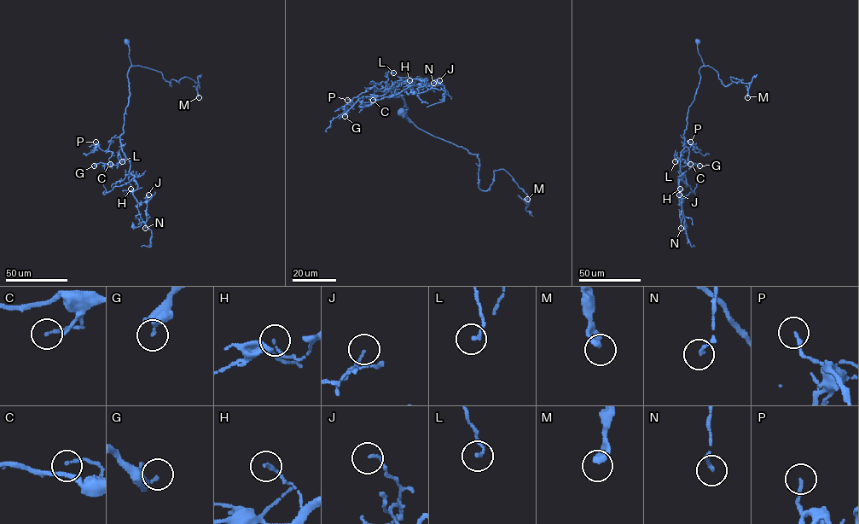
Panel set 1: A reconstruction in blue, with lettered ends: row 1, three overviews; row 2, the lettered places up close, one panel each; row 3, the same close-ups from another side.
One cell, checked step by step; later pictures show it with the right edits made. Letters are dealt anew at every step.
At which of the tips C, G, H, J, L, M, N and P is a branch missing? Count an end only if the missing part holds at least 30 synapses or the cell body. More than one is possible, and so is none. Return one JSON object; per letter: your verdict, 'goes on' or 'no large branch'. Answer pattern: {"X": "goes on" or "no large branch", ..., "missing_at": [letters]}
{"C": "no large branch", "G": "no large branch", "H": "no large branch", "J": "no large branch", "L": "no large branch", "M": "no large branch", "N": "no large branch", "P": "no large branch", "missing_at": []}

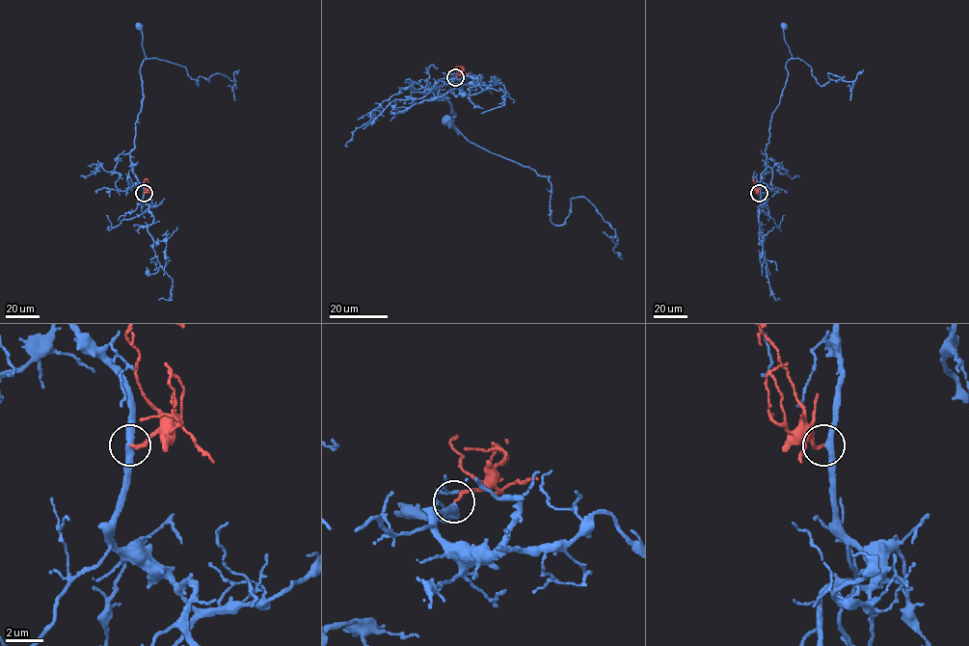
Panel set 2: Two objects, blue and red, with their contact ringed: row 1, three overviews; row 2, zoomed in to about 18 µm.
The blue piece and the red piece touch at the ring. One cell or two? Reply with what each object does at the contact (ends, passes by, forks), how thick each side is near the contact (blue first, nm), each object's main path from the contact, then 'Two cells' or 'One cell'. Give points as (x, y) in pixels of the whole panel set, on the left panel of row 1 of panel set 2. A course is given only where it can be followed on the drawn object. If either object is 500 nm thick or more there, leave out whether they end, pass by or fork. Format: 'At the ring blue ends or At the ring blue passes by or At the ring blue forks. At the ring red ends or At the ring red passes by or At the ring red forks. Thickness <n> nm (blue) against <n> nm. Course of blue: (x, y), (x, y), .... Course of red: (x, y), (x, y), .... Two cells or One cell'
At the ring blue passes by. At the ring red ends. Thickness 360 nm (blue) against 180 nm. Course of blue: (144, 193), (130, 157), (143, 97), (140, 68), (146, 55), (138, 25). Course of red: (144, 193), (147, 190), (145, 179), (148, 182). One cell

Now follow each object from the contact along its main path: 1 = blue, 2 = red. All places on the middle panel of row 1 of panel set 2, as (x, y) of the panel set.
1: (455, 77), (432, 88), (450, 104), (448, 126), (458, 134), (445, 120)
2: (455, 77), (461, 74), (457, 72), (457, 66), (464, 67)

